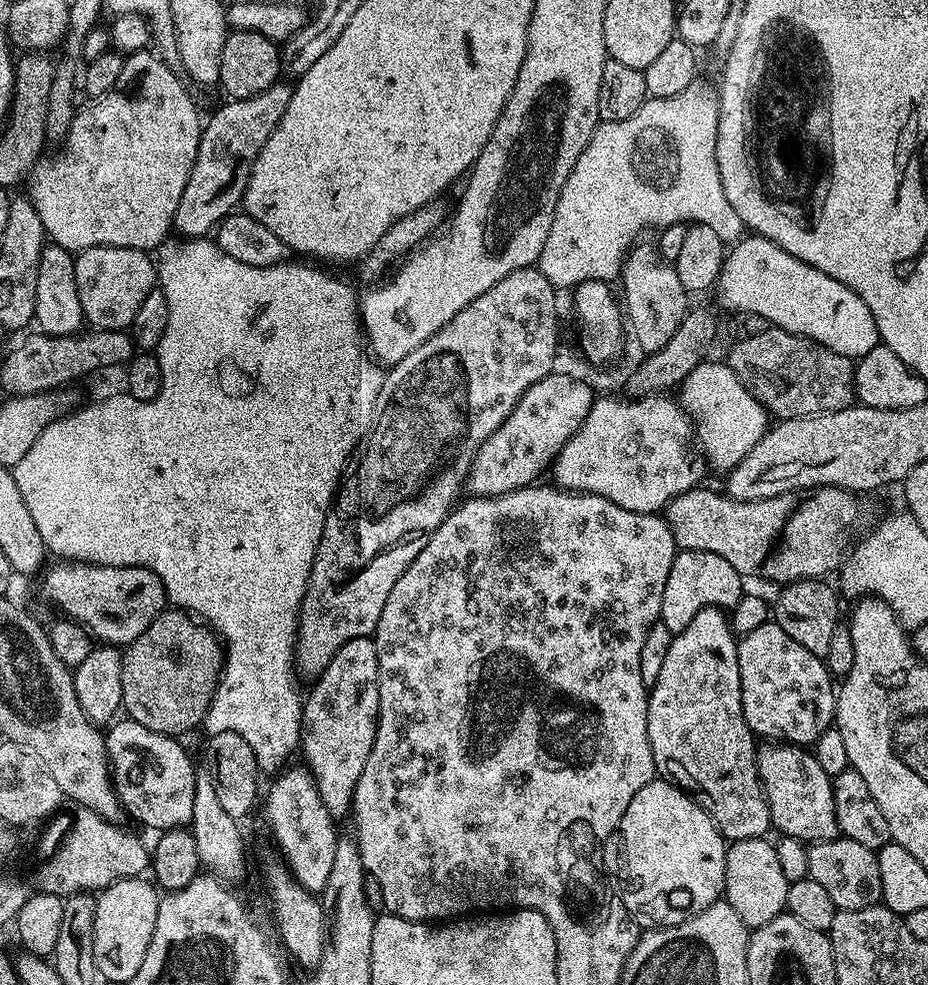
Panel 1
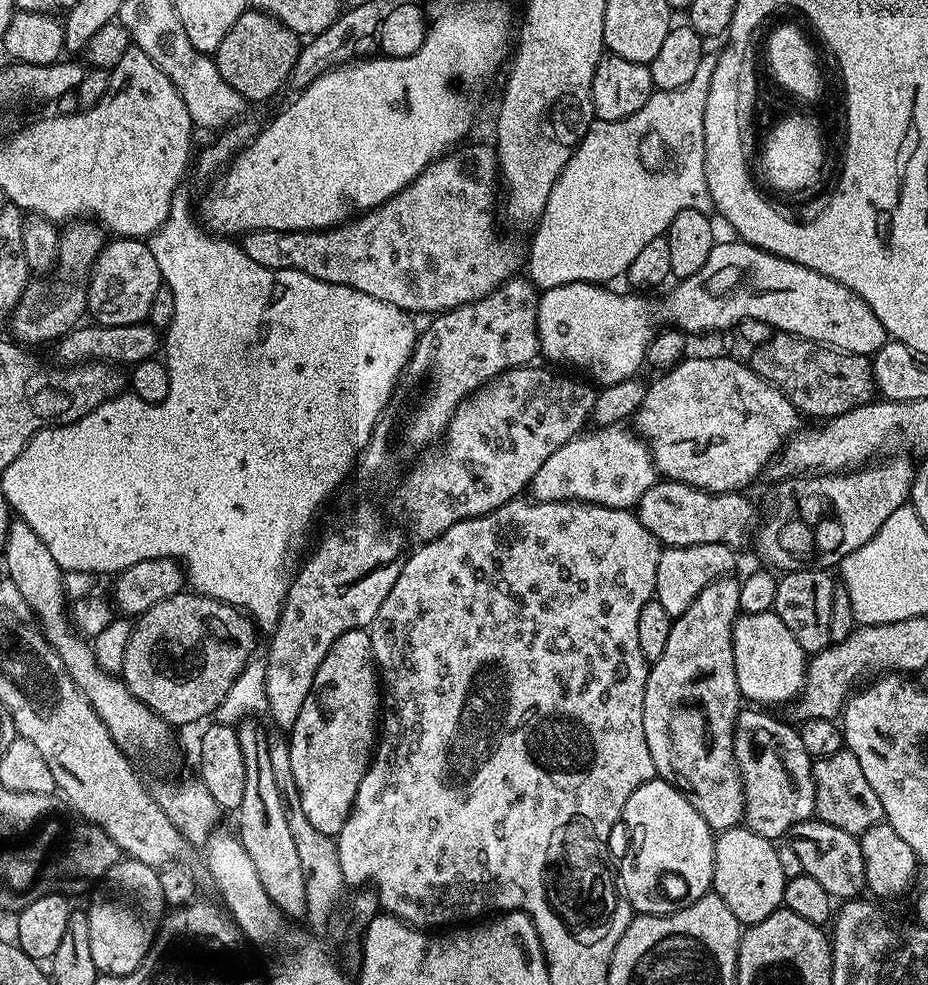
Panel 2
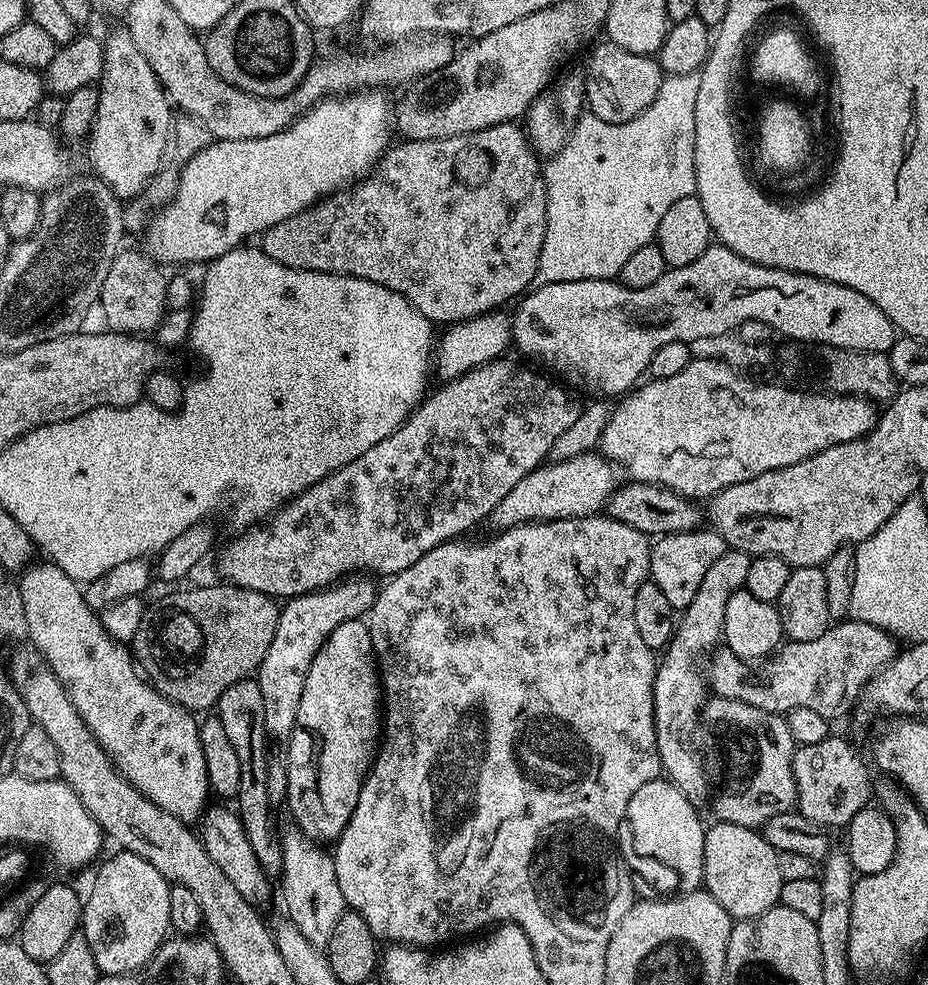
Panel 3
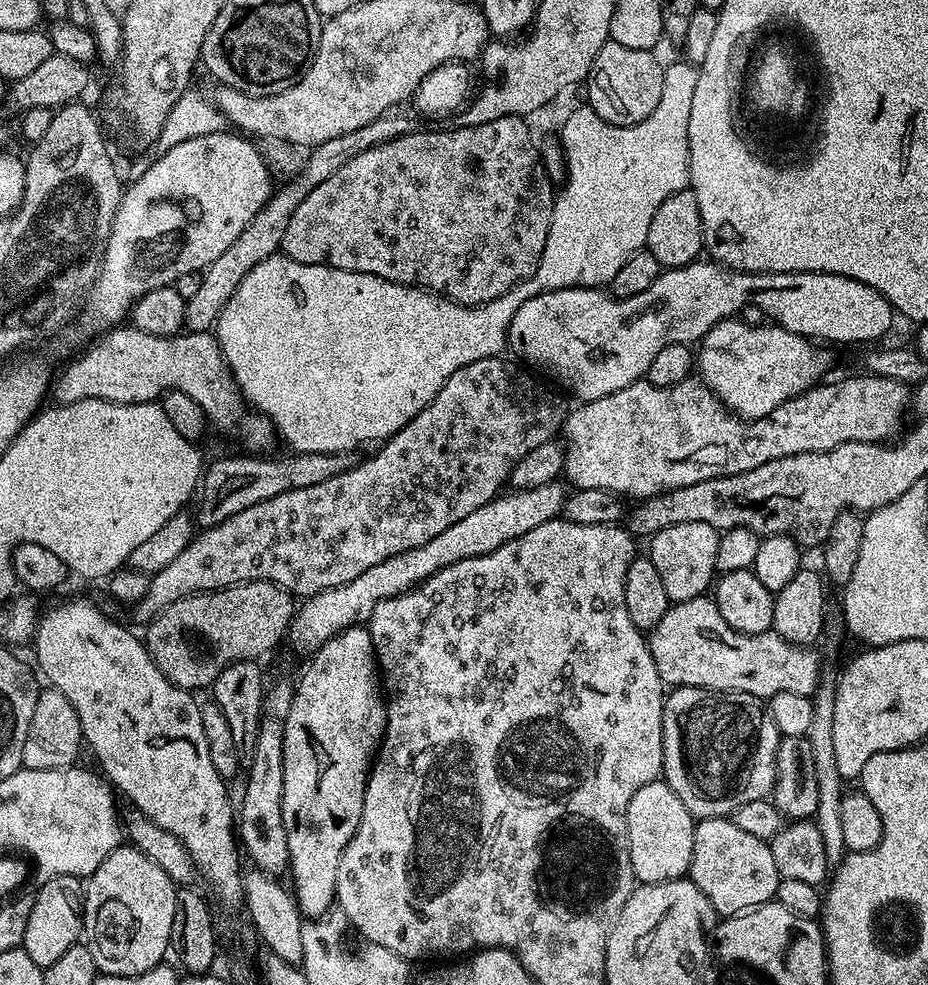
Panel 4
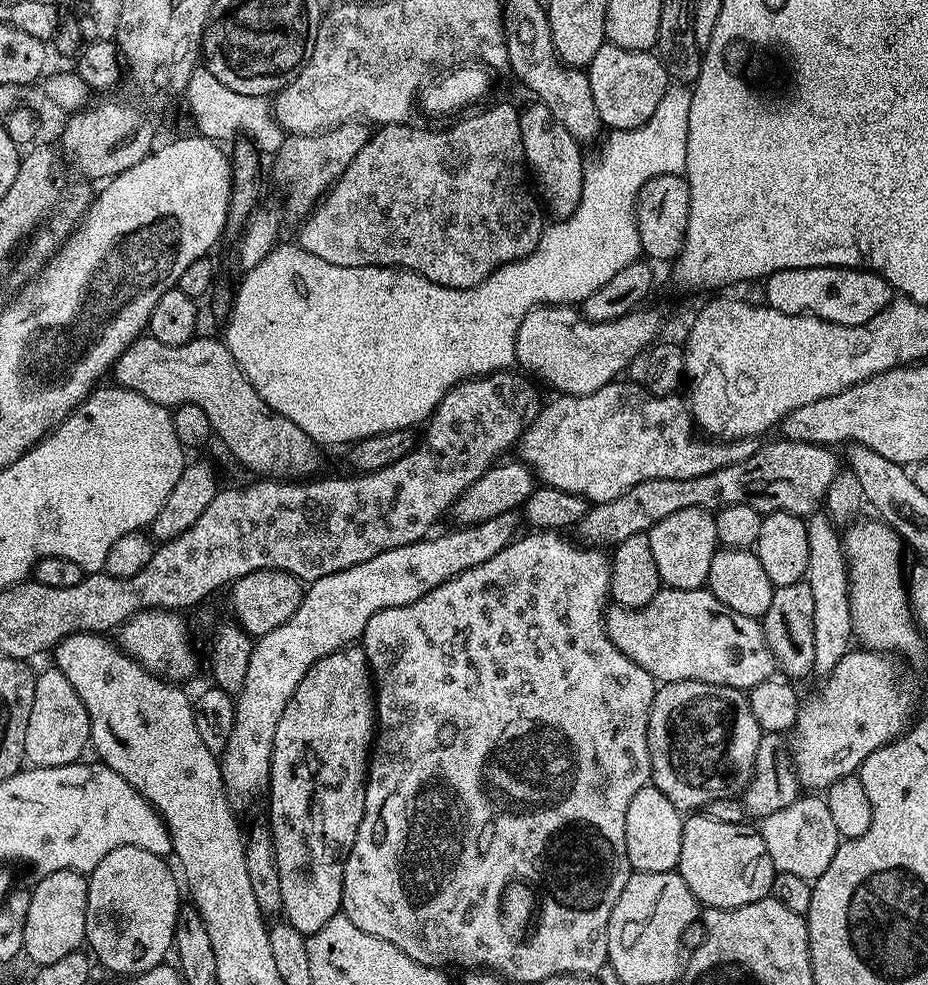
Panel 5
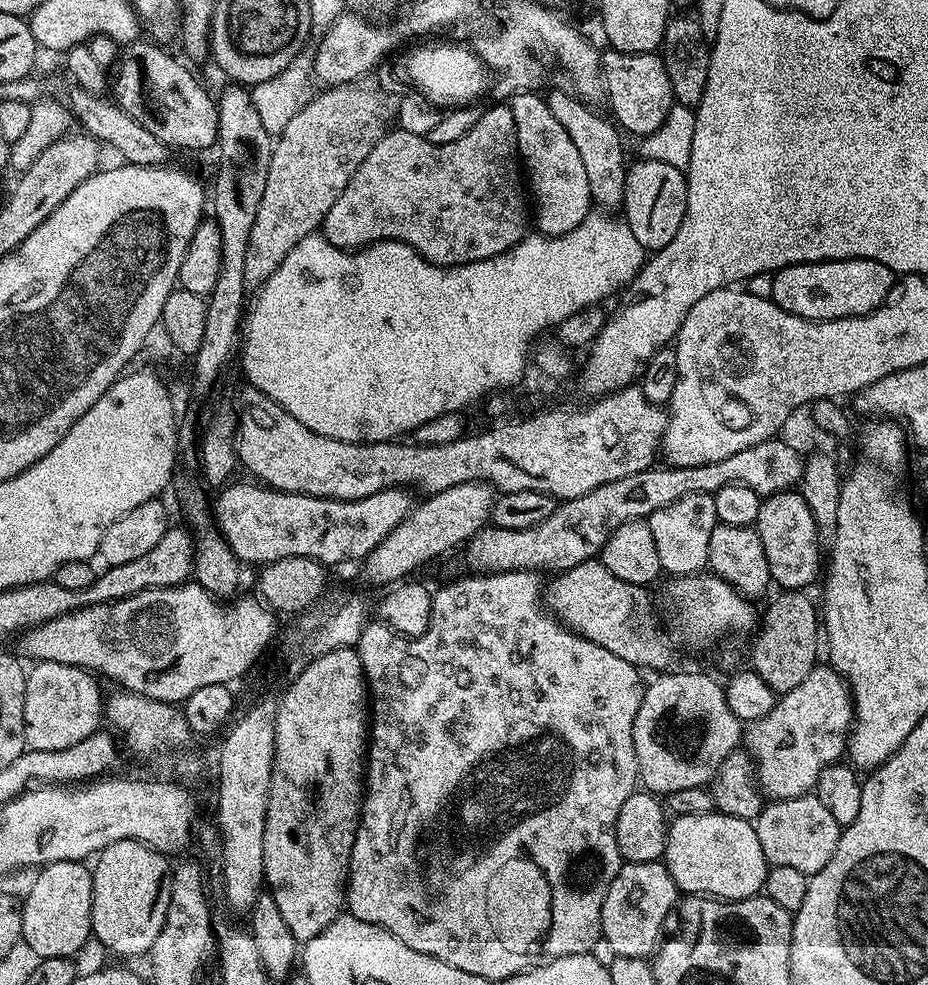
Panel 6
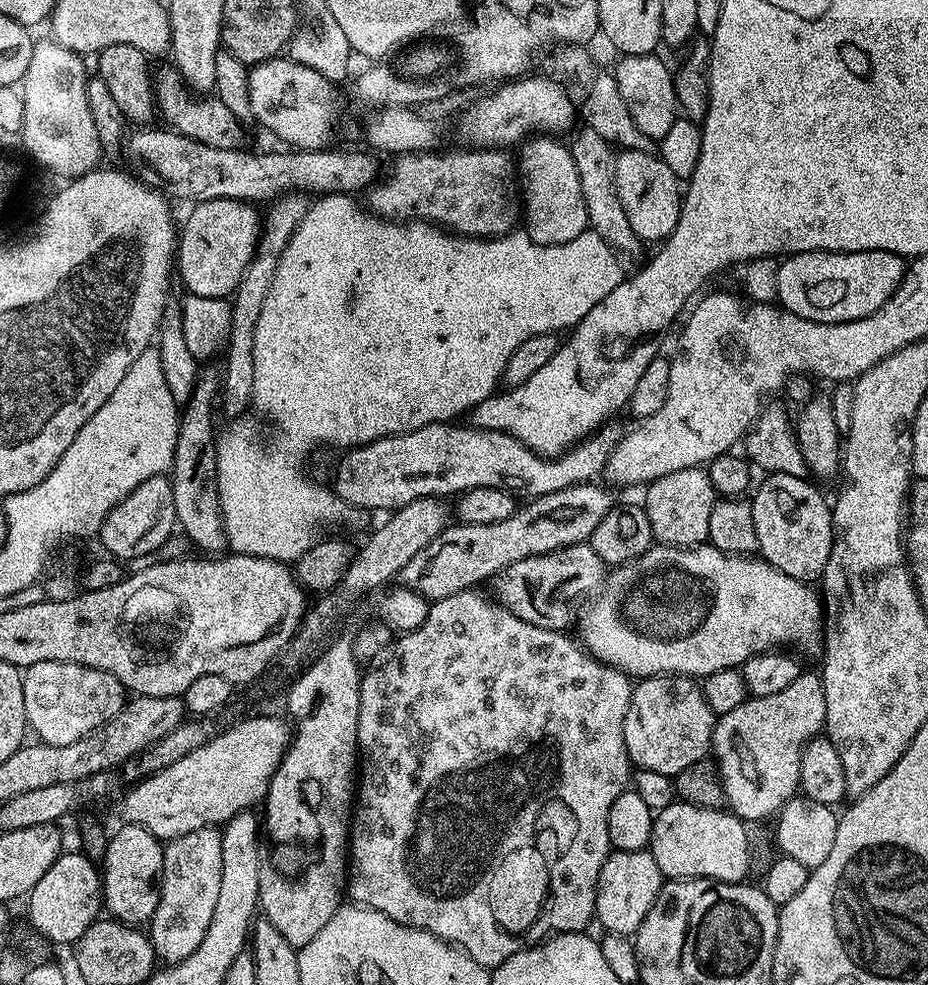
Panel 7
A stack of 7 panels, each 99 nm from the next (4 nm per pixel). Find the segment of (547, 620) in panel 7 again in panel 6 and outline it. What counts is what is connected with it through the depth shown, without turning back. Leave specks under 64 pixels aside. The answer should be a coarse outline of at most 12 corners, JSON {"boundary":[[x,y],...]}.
{"boundary":[[596,558],[547,581],[564,627],[664,670],[672,648],[647,591]]}

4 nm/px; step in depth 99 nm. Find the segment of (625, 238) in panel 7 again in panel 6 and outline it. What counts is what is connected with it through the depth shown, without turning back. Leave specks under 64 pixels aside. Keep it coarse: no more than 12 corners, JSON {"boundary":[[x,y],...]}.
{"boundary":[[571,91],[547,93],[592,203],[624,202],[622,132]]}

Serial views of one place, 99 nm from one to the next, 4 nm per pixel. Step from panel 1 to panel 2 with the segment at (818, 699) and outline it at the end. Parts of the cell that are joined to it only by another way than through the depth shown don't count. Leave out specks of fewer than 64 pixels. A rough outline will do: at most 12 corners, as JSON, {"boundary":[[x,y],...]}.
{"boundary":[[775,610],[737,616],[740,695],[787,705],[809,657]]}

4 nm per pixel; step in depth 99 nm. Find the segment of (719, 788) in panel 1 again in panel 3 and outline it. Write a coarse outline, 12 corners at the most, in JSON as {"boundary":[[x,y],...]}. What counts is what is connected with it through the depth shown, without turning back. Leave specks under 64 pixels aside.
{"boundary":[[725,550],[706,570],[656,665],[663,775],[707,805],[696,720],[726,602],[753,557]]}

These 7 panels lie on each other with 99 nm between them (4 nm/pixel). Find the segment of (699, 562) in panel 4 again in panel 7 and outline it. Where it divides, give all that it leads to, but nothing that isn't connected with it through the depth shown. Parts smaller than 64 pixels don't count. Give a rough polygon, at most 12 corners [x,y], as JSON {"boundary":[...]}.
{"boundary":[[703,467],[674,470],[642,499],[659,543],[707,541],[716,491]]}

